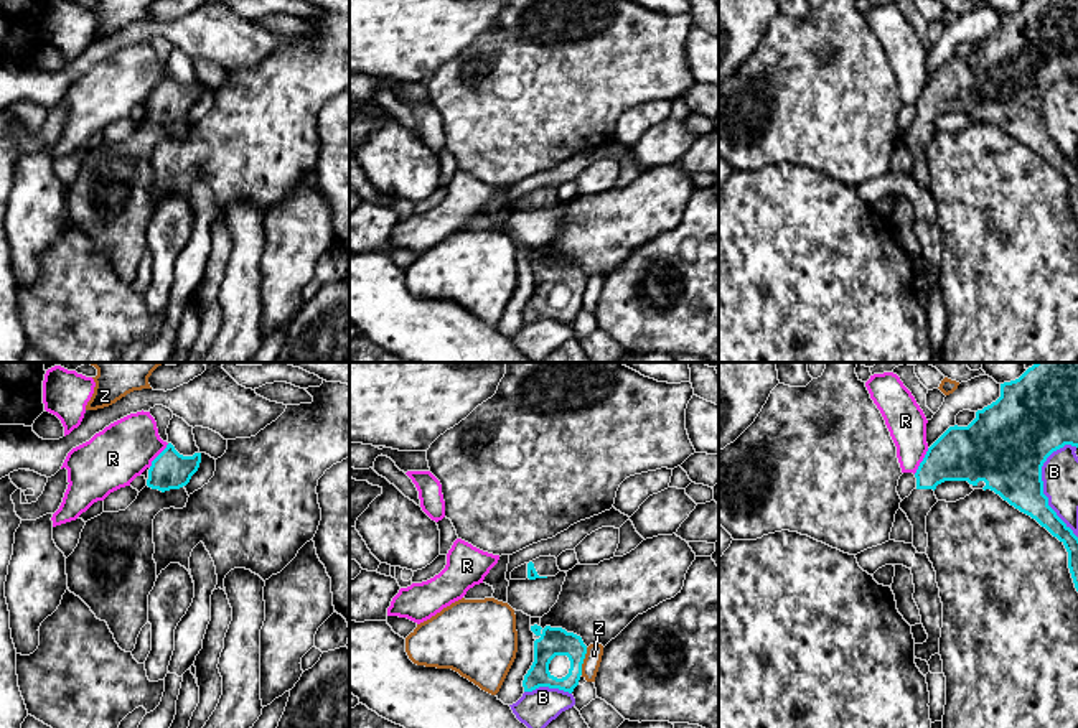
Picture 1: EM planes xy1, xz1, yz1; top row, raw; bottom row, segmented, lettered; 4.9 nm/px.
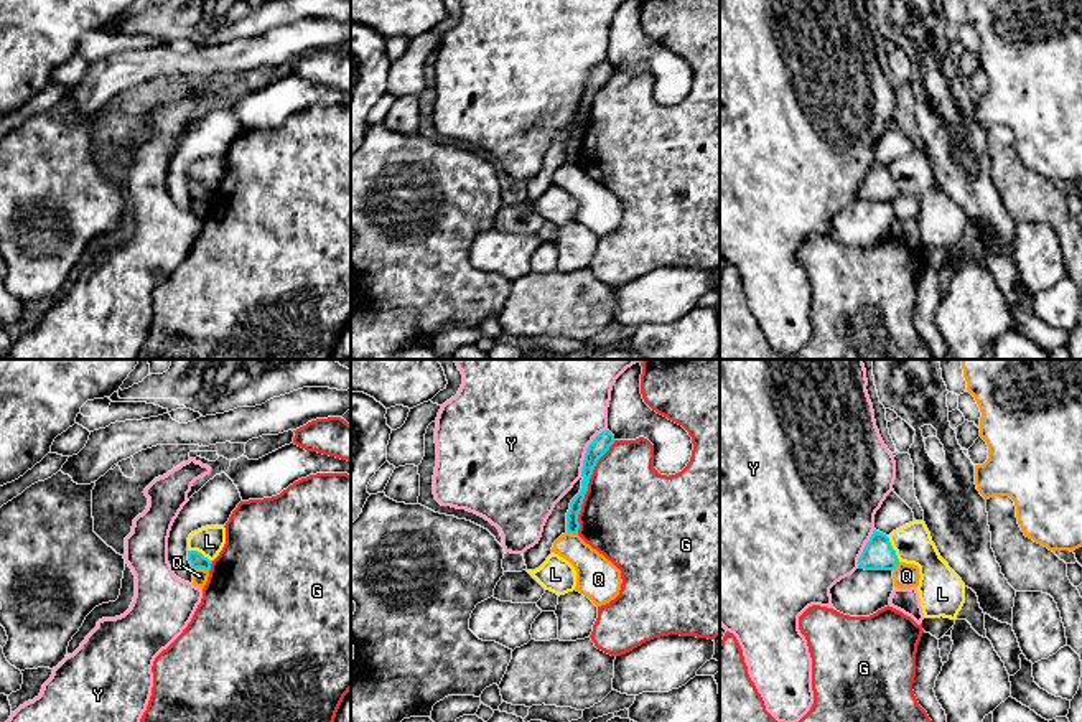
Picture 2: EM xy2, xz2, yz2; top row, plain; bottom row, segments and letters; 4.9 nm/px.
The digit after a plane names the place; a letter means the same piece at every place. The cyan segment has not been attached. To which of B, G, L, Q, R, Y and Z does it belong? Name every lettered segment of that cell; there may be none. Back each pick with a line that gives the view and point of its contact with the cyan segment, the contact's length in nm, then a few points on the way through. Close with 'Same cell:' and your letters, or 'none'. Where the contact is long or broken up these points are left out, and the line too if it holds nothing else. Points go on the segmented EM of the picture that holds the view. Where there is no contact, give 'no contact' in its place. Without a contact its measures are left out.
Same cell: none

